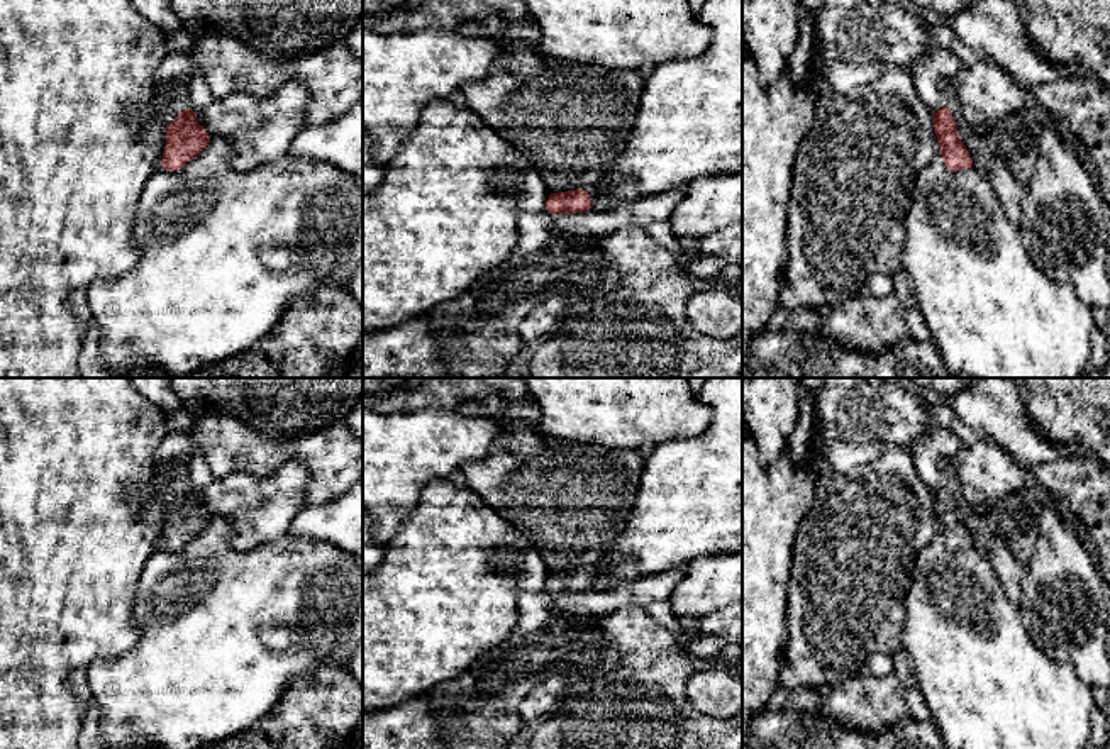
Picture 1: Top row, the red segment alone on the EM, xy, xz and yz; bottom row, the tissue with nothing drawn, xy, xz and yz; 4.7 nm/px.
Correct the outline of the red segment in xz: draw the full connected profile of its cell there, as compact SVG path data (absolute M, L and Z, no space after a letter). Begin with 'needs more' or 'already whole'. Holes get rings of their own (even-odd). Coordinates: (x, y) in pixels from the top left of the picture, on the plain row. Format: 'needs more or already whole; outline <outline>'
needs more; outline M607 566L576 568L573 571L551 573L546 588L541 591L524 591L519 596L519 622L515 635L524 635L541 629L551 620L551 605L559 593L576 593L591 588L593 581L605 573Z

